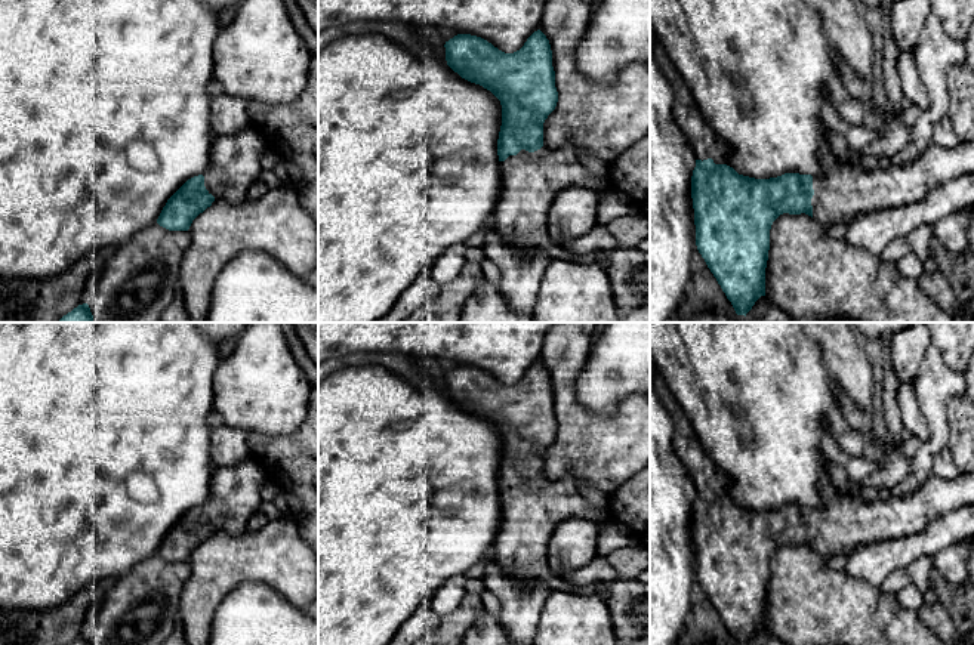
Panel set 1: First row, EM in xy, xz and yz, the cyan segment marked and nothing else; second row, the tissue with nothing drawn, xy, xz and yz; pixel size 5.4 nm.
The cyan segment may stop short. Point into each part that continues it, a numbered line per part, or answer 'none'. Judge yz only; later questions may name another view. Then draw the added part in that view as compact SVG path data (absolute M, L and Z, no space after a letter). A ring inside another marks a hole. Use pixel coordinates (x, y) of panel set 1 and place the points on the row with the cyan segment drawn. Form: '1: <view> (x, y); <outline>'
1: yz (842, 191); M974 141L956 148L931 143L913 163L864 170L853 152L850 164L822 152L823 172L813 176L813 219L830 228L850 225L857 216L915 204L938 185L974 173Z

